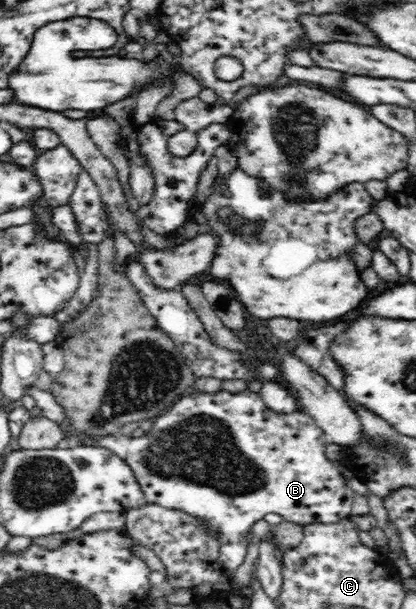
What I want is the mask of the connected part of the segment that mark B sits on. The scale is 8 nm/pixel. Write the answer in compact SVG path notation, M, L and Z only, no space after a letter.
M30 386L27 394L36 399L36 405L43 411L42 415L58 423L82 444L108 449L130 466L147 502L166 509L180 510L196 518L204 532L218 542L219 563L229 573L235 573L244 563L252 526L268 514L281 515L284 520L301 526L338 523L350 516L354 492L340 474L344 465L326 458L327 439L324 432L300 407L292 413L276 413L269 409L258 392L250 389L240 393L230 393L224 389L216 393L202 393L192 388L175 401L164 415L156 416L151 430L141 437L120 433L87 435L71 431L65 409L49 390L42 391L36 386Z

